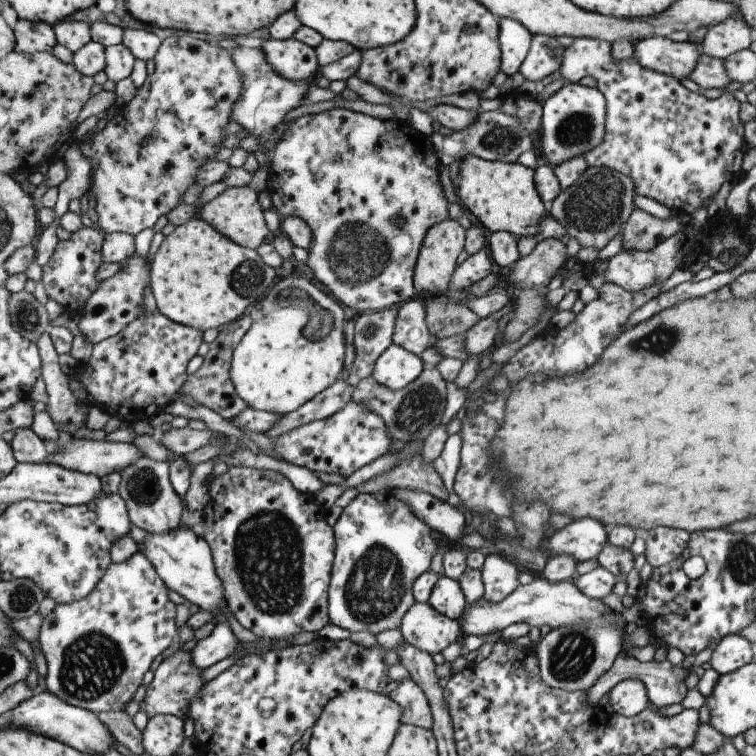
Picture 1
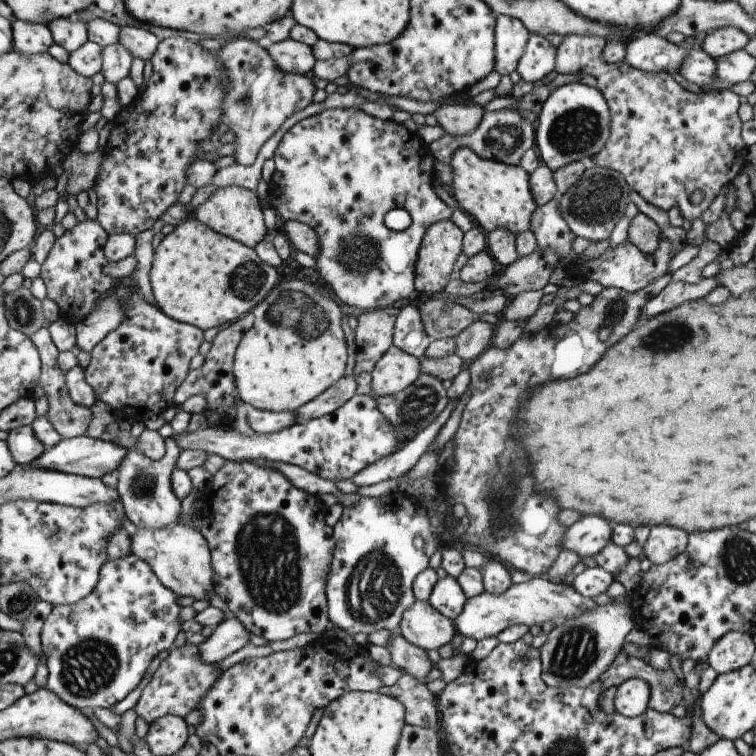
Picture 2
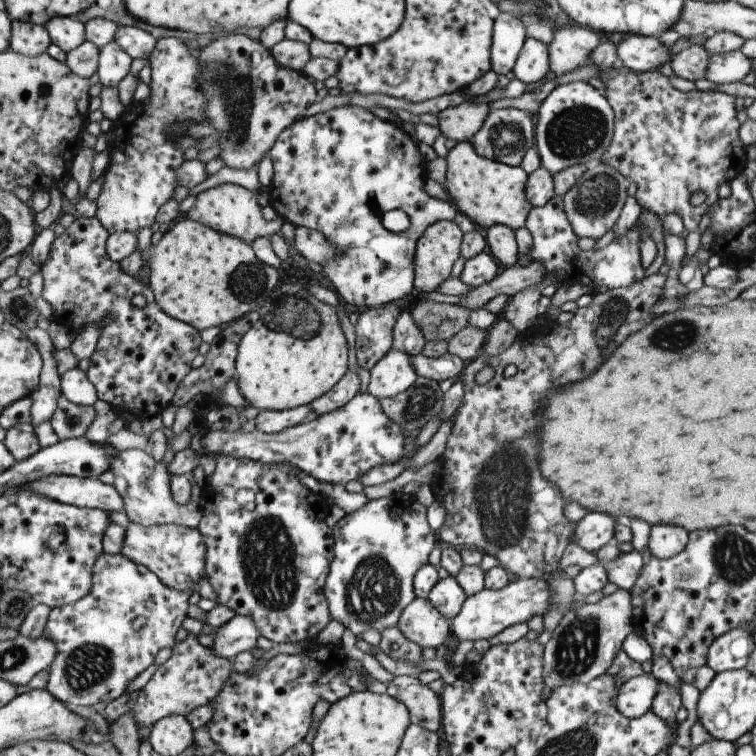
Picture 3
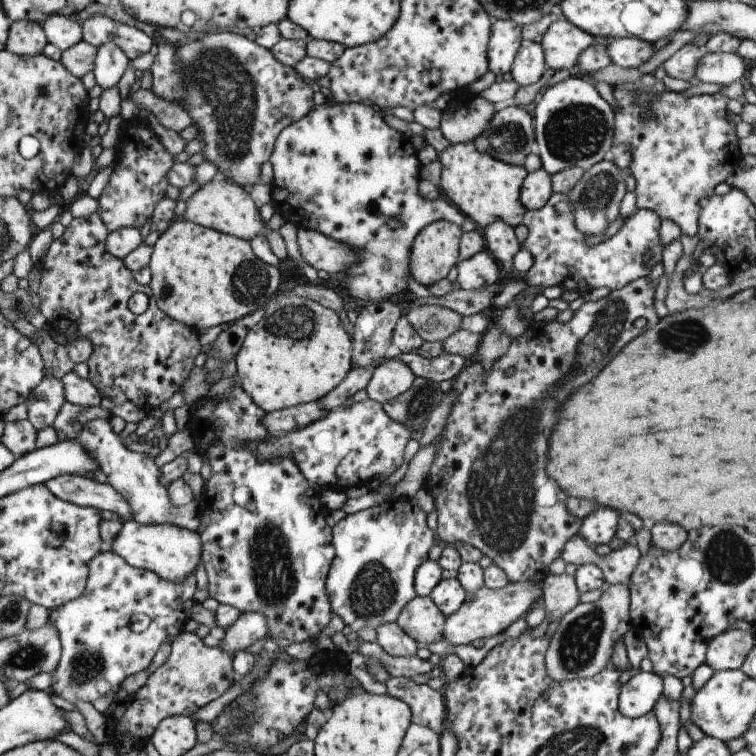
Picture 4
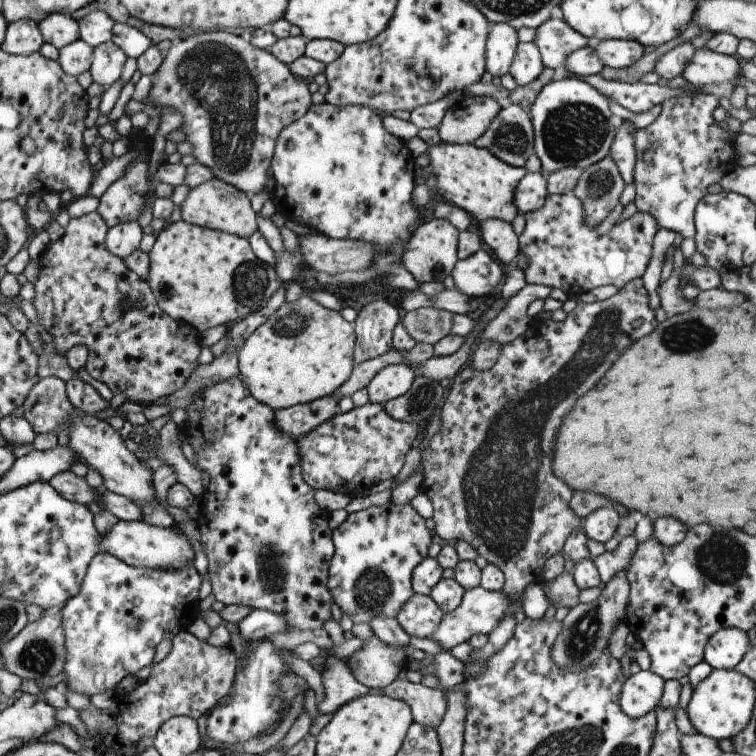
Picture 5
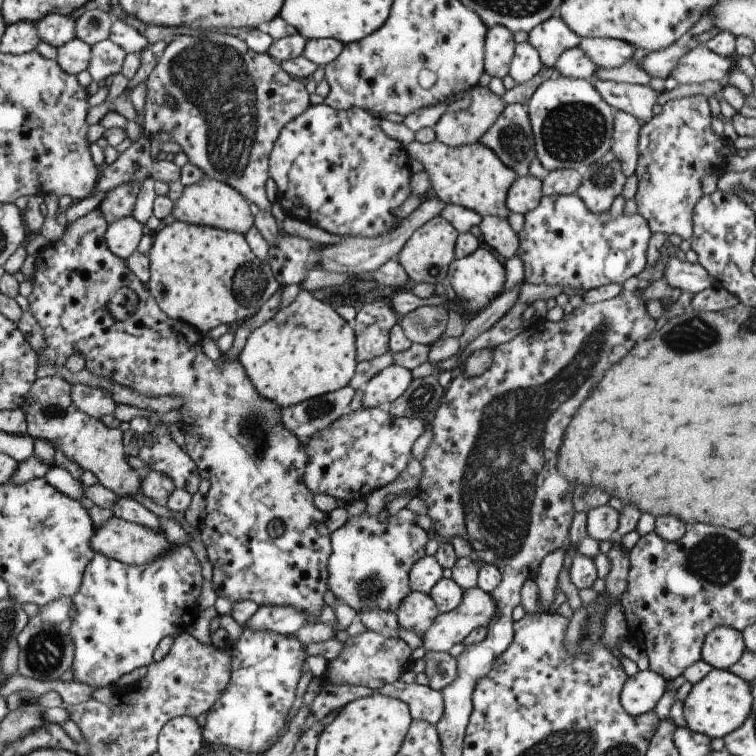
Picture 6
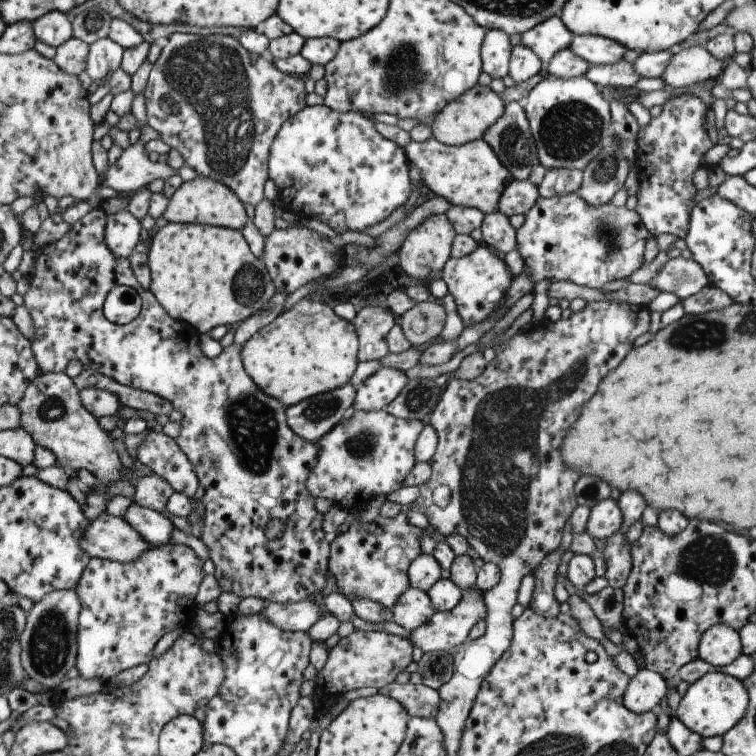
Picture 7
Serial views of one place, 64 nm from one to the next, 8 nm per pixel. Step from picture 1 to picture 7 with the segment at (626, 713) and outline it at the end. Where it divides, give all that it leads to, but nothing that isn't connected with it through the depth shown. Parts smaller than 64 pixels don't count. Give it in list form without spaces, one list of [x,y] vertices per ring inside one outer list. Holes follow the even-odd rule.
[[[639,669],[623,692],[623,706],[635,714],[652,711],[667,692],[665,679],[649,669]]]

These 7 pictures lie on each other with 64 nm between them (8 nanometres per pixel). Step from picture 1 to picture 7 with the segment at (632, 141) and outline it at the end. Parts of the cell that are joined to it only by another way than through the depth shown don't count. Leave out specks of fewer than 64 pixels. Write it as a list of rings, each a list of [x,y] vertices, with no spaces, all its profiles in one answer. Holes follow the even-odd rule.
[[[555,15],[520,34],[518,44],[533,50],[542,66],[547,66],[555,52],[569,48],[571,38],[573,34],[563,26],[560,17]],[[675,96],[664,102],[657,117],[638,128],[636,168],[638,186],[635,212],[640,222],[652,236],[659,234],[675,234],[685,238],[689,212],[693,208],[693,197],[696,190],[692,177],[696,170],[704,165],[702,157],[713,147],[705,129],[705,114],[708,109],[699,96]]]

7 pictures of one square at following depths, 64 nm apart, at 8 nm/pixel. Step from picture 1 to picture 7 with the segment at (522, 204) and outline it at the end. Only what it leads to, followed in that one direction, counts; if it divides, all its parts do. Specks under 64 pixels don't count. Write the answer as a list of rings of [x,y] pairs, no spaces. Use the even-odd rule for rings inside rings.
[[[431,137],[425,142],[409,141],[402,150],[408,164],[413,164],[419,170],[426,195],[441,197],[450,205],[476,208],[481,214],[497,211],[499,197],[512,181],[509,170],[501,166],[483,139],[447,146]]]

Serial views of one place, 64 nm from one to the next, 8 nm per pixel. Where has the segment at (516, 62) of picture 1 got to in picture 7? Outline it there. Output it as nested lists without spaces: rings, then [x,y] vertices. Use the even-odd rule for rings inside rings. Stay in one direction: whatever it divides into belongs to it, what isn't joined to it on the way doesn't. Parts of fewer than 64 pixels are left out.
[[[488,29],[480,46],[482,72],[493,78],[503,78],[508,74],[509,55],[512,49],[505,32]]]

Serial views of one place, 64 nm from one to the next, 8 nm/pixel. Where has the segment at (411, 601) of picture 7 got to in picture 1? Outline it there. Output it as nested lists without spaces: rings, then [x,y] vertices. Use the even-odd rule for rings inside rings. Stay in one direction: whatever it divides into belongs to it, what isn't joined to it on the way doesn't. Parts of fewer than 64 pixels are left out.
[[[413,603],[401,617],[398,628],[405,643],[430,655],[458,640],[457,621],[439,614],[427,603]]]

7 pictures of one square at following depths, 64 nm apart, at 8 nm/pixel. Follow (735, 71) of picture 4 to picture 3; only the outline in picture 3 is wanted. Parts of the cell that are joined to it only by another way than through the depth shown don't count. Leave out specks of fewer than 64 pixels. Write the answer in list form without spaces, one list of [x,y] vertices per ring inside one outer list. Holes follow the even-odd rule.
[[[740,50],[731,51],[715,56],[707,57],[707,68],[705,68],[705,80],[715,84],[728,82],[739,82],[749,72],[749,58],[743,56]]]

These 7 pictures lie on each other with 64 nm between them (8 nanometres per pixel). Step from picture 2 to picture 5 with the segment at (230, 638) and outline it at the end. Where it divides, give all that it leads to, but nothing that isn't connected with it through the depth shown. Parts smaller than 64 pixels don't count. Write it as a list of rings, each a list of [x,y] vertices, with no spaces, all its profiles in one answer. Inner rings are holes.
[[[250,609],[249,614],[235,626],[242,644],[271,634],[287,633],[287,622],[283,616],[261,609]]]

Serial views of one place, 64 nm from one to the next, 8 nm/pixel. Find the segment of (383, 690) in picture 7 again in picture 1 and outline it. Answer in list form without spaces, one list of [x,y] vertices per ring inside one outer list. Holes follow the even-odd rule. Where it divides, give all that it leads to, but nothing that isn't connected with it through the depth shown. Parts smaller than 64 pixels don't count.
[[[401,679],[399,684],[388,693],[388,697],[399,704],[402,724],[411,724],[432,730],[433,719],[429,712],[429,704],[413,680]]]

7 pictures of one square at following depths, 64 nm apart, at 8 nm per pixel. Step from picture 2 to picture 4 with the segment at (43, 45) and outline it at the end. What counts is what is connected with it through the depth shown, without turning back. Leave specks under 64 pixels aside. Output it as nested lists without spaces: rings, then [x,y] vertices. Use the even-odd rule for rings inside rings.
[[[27,20],[12,21],[4,49],[17,56],[33,56],[41,53],[46,43],[42,26]]]

